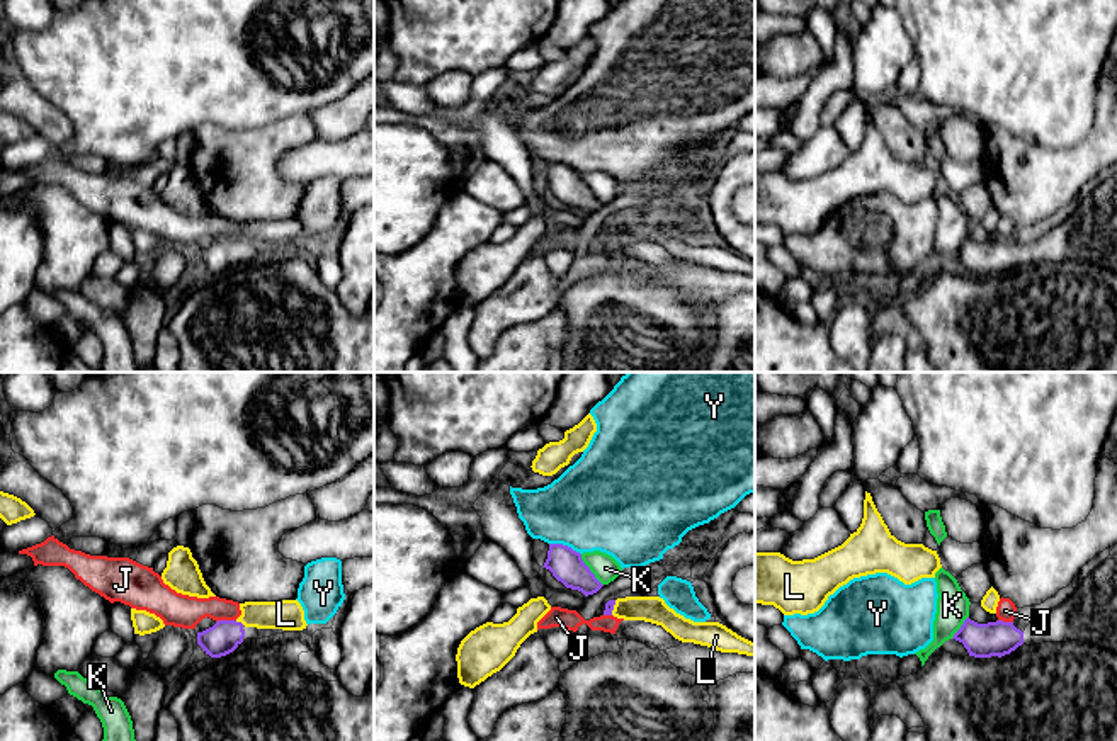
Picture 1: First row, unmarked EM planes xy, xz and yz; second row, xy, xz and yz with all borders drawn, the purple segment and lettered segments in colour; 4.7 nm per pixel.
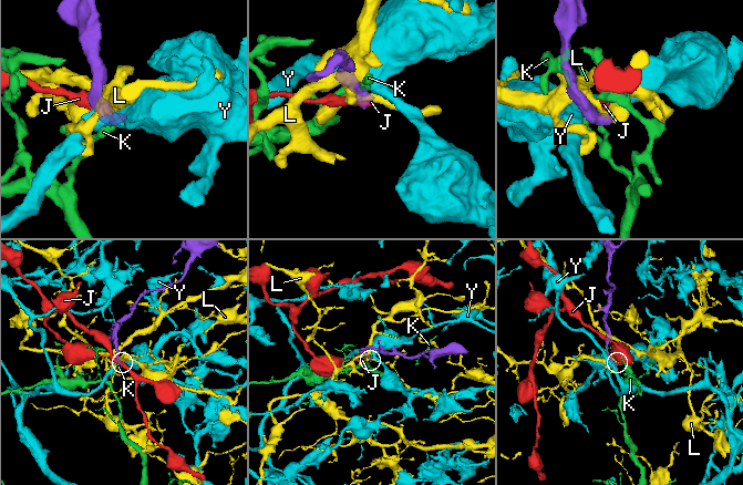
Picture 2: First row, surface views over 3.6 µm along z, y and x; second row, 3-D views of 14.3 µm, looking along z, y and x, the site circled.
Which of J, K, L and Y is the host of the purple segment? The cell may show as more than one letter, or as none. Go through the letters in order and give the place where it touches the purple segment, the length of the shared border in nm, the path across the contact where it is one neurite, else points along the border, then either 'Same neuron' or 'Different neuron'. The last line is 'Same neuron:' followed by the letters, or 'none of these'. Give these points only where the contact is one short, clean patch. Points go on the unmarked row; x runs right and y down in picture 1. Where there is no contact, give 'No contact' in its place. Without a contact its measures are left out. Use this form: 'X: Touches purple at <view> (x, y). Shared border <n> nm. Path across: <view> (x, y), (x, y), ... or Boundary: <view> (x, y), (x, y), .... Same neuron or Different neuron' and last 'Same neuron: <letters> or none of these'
J: Touches purple at xy (225, 240). Shared border 100 nm. Boundary: xy (235, 238), (220, 238), (216, 242). Different neuron
K: Touches purple at xz (589, 189). Shared border 190 nm. Boundary: xz (580, 174), (582, 181), (602, 204). Different neuron
L: Touches purple at xy (240, 242). Shared border 50 nm. Different neuron
Y: Touches purple at xz (565, 165). Shared border 160 nm. Boundary: xz (549, 162), (570, 165), (580, 174). Different neuron
Same neuron: none of these

